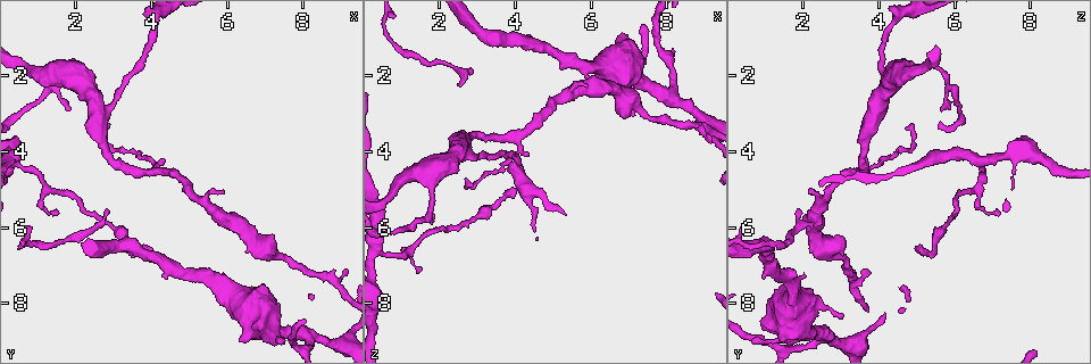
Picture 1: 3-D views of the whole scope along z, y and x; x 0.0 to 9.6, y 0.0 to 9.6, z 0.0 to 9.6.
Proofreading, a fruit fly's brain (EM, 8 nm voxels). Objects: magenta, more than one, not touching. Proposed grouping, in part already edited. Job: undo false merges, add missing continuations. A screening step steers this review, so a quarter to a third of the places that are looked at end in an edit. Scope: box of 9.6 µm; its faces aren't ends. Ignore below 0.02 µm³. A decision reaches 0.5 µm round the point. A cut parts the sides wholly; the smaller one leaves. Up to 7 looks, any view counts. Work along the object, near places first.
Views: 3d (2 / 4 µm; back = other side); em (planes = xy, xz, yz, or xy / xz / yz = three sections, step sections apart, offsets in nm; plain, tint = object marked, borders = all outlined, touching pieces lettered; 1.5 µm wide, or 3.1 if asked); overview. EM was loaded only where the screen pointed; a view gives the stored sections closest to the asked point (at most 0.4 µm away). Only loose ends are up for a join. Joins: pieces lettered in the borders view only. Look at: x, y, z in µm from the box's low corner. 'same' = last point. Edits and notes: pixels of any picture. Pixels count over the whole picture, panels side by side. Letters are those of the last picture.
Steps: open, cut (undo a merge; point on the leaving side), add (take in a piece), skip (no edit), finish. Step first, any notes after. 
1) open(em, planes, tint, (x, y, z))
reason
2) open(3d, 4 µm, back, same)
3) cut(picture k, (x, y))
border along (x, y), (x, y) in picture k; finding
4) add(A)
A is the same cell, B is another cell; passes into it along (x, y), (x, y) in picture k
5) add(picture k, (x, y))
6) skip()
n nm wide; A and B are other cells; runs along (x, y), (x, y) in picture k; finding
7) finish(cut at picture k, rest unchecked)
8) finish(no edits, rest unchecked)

open(em, yz, step 4, borders, (7.15, 8.35, 3.10))
an open end

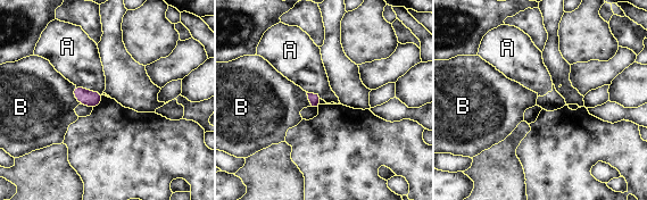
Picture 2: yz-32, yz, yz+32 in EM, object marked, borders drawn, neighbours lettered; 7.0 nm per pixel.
skip()
A touches over 220 nm; A and B are other cells; border along (75, 84), (102, 93) in picture 2; no lettered piece goes on from it

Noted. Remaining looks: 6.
open(3d, 2 µm, (1.60, 5.65, 7.15))
thin end

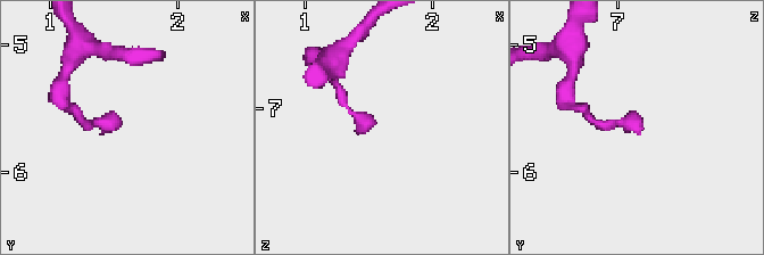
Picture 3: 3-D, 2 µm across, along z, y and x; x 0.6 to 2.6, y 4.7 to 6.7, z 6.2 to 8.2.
open(em, planes, plain, (1.58, 5.64, 7.12))

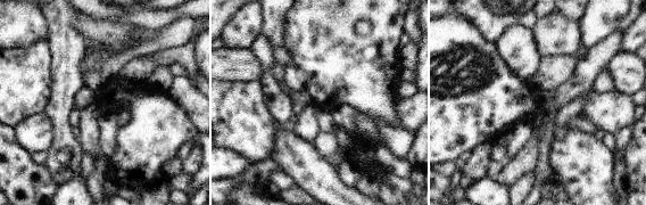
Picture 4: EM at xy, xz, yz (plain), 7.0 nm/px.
open(em, planes, borders, same)

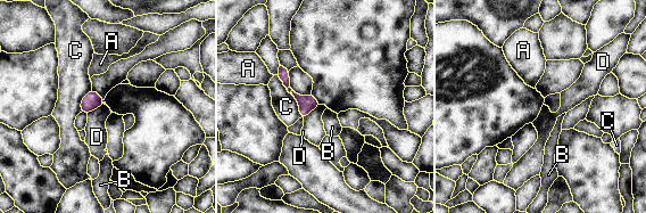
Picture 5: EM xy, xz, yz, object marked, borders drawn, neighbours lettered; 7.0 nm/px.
skip()
C touches over 190 nm; A, B, C and D are other cells; border along (321, 104), (303, 119) in picture 5; none of them fits

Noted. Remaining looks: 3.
open(em, xz, step 8, borders, (5.90, 5.00, 2.30))
branch stops here

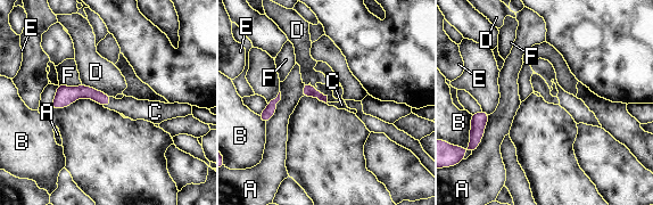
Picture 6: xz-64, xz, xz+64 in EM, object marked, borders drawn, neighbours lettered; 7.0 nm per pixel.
open(em, planes, borders, same)
cut it another way

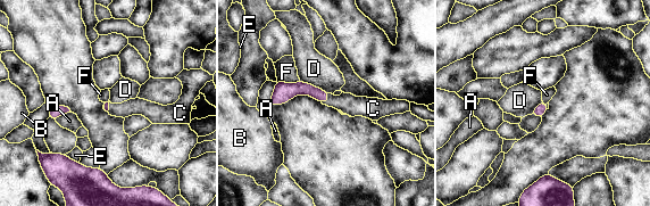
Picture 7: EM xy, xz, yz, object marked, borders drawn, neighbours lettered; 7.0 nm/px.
add(C)
C is the same cell, A, B, D, E and F are other cells; passes into it along (301, 88), (328, 100), (348, 104) in picture 7; it goes on there

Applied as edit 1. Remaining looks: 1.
finish(add at picture 7, rest unchecked)

